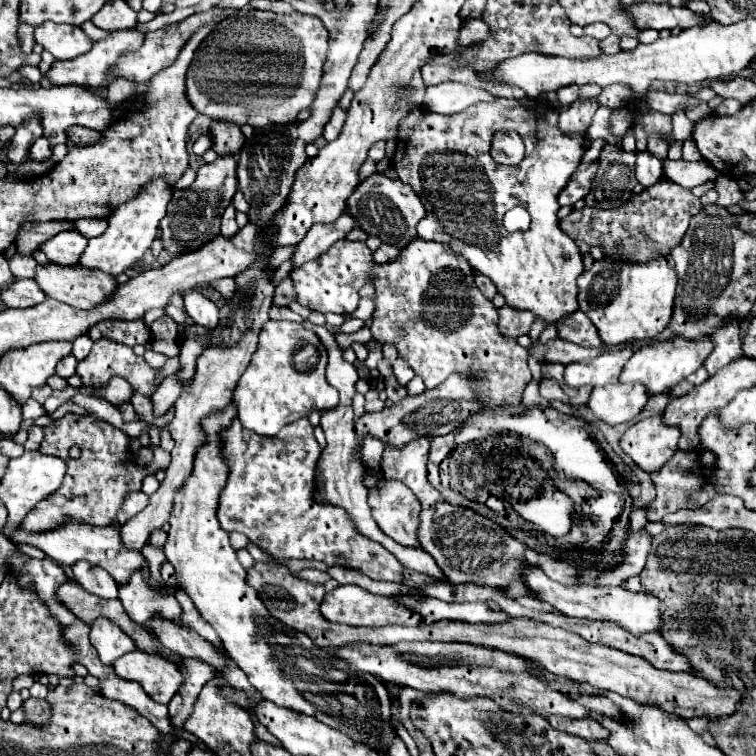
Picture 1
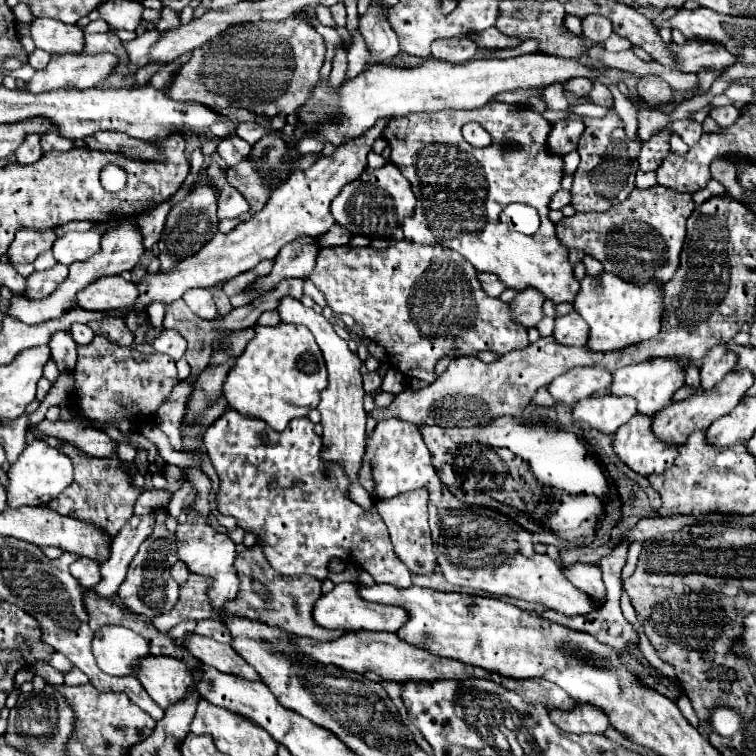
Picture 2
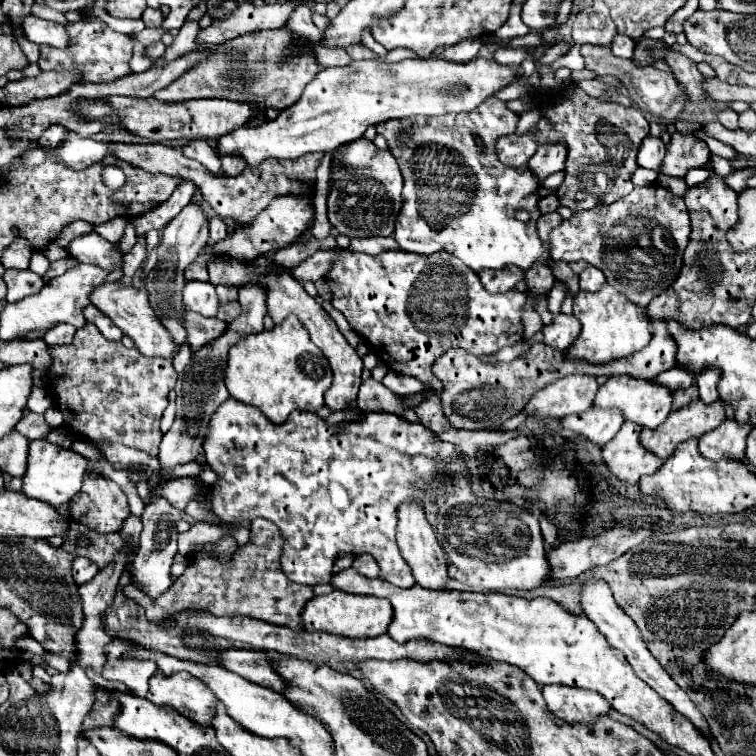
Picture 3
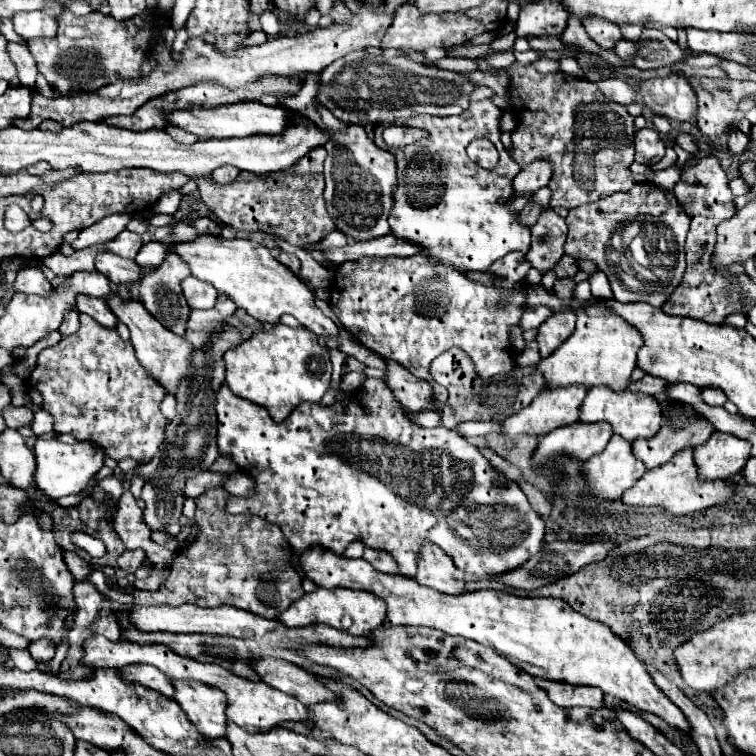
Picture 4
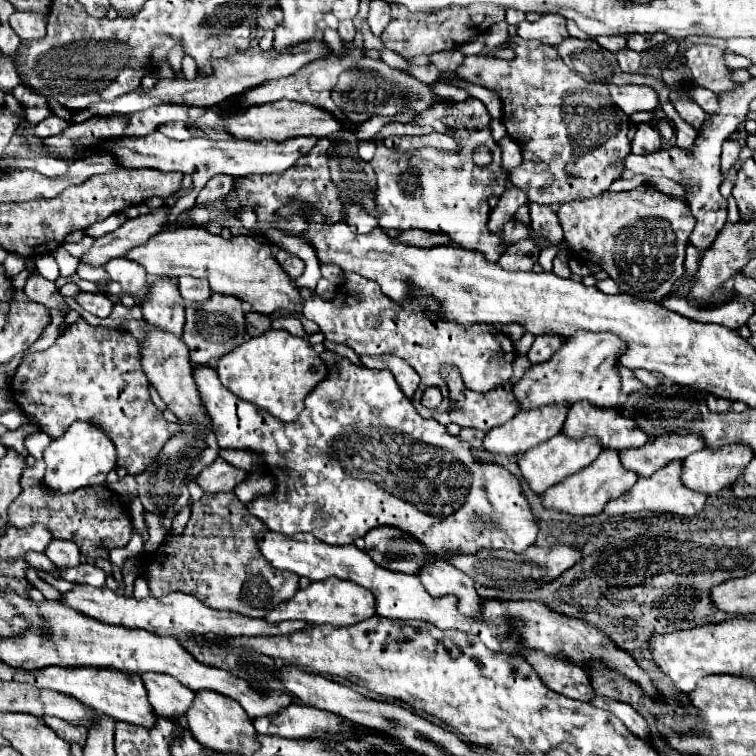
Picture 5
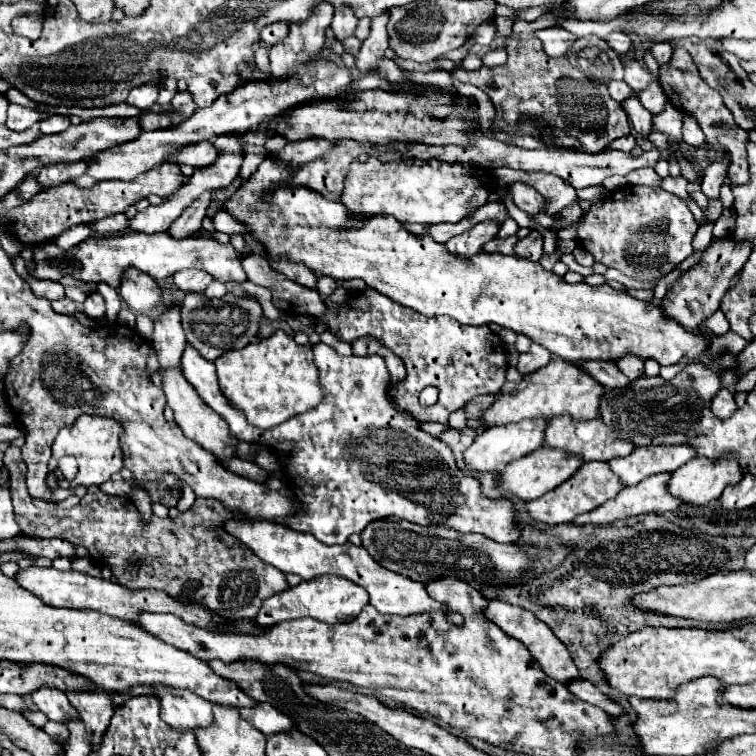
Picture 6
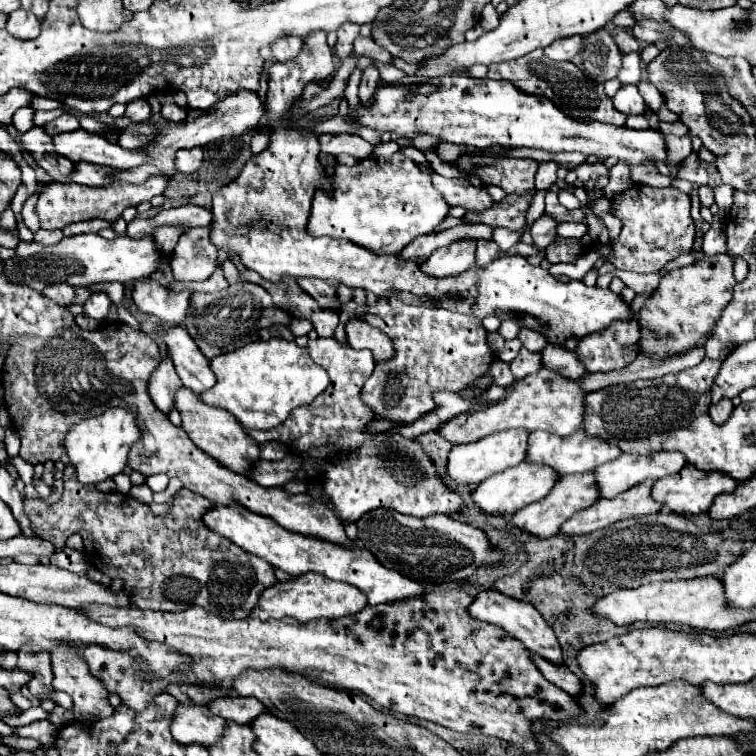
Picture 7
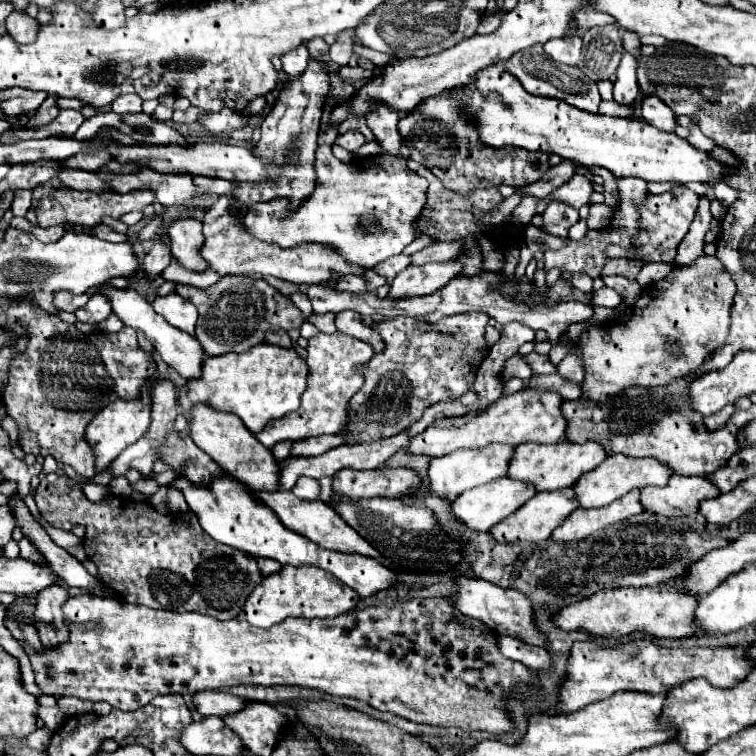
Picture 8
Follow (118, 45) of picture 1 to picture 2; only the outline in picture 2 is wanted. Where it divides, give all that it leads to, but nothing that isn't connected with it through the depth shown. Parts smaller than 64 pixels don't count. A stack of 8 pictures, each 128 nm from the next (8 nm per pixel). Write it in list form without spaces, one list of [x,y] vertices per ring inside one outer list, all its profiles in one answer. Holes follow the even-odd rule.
[[[68,54],[56,56],[50,64],[36,72],[28,82],[26,90],[30,92],[48,92],[58,88],[94,88],[104,78],[108,78],[118,66],[114,54]]]

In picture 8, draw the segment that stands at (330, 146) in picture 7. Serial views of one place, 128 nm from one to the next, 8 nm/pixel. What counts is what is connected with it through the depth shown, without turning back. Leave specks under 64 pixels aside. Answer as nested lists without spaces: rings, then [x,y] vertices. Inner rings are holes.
[[[350,130],[350,132],[344,132],[342,136],[338,136],[336,142],[338,142],[338,146],[342,146],[342,148],[348,150],[350,154],[354,154],[354,152],[358,152],[358,148],[366,142],[366,138],[364,138],[364,134]]]

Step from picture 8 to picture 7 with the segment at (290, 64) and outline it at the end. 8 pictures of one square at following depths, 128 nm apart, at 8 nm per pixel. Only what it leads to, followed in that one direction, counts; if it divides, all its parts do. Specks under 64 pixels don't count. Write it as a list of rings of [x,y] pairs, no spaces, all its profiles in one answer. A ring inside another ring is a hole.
[[[280,36],[272,46],[270,46],[272,54],[276,60],[290,60],[294,58],[300,50],[302,50],[302,38],[296,36]]]

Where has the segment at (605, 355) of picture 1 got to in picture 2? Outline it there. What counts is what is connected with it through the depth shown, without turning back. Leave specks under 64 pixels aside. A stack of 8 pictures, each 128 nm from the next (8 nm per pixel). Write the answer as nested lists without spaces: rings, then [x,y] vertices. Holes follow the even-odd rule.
[[[578,366],[576,370],[568,370],[552,380],[548,390],[556,400],[572,404],[590,398],[604,388],[610,388],[610,384],[612,374],[610,370],[604,370],[604,366]]]

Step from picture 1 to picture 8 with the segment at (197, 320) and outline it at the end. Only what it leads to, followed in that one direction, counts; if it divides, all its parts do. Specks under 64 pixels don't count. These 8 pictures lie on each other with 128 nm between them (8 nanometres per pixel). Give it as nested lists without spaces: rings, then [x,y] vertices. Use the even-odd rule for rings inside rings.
[[[178,218],[170,224],[168,238],[172,244],[172,256],[180,266],[192,272],[206,272],[208,264],[200,256],[200,246],[204,244],[202,222],[196,218]]]

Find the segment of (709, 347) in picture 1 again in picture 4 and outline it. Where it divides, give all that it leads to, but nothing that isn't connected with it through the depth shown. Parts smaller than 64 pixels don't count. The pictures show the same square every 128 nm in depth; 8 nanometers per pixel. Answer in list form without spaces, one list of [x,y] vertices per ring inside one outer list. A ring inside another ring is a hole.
[[[594,386],[592,390],[588,390],[586,400],[580,408],[580,420],[582,422],[608,420],[614,428],[614,434],[620,434],[622,438],[632,442],[638,438],[652,438],[660,430],[664,416],[662,416],[662,404],[652,394],[640,394],[640,392],[632,392],[628,388],[620,390],[620,394],[616,394],[616,390],[608,390],[608,386]]]

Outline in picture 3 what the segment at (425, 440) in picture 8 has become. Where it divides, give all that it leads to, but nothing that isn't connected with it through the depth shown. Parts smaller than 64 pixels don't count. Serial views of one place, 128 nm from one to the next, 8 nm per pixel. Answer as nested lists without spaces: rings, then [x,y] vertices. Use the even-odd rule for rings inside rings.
[[[604,284],[604,288],[600,288],[598,292],[580,290],[574,296],[574,316],[582,322],[582,332],[578,340],[566,350],[568,360],[586,360],[590,364],[606,364],[610,360],[630,356],[632,352],[644,348],[652,338],[646,310],[636,306],[634,302],[628,302],[624,294],[620,294],[618,290],[612,290],[612,286],[608,284]]]

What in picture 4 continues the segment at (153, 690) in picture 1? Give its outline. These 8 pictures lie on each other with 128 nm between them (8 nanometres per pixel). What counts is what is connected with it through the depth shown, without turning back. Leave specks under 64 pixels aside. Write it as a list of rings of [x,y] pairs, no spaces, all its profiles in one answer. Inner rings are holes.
[[[180,680],[170,682],[172,686],[176,686],[176,694],[172,698],[182,706],[188,720],[200,730],[200,734],[206,738],[224,736],[226,732],[224,692],[202,682],[180,682]]]

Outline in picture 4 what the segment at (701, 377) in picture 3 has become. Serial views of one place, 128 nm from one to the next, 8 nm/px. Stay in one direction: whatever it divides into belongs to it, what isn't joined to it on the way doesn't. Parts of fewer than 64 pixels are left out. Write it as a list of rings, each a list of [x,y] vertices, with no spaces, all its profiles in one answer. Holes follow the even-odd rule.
[[[702,390],[702,400],[708,406],[722,406],[726,402],[726,394],[722,390]]]

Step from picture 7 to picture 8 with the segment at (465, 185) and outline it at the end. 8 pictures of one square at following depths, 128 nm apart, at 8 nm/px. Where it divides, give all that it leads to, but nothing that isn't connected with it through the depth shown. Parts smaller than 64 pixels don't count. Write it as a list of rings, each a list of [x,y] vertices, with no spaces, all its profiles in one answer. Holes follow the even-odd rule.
[[[408,160],[408,168],[414,170],[416,174],[424,176],[428,182],[430,182],[430,188],[428,188],[428,204],[424,208],[424,216],[420,218],[418,222],[418,230],[422,234],[430,234],[436,242],[454,242],[454,240],[464,240],[464,246],[466,246],[466,252],[456,256],[456,260],[464,266],[462,268],[462,274],[468,274],[468,276],[474,276],[474,274],[480,274],[482,272],[482,256],[478,252],[478,246],[474,242],[474,236],[476,234],[482,234],[480,226],[476,224],[476,220],[490,212],[496,204],[502,202],[502,196],[498,192],[498,188],[484,188],[484,190],[472,190],[472,194],[456,194],[454,190],[448,190],[428,168],[424,168],[422,164],[414,162],[414,160]]]

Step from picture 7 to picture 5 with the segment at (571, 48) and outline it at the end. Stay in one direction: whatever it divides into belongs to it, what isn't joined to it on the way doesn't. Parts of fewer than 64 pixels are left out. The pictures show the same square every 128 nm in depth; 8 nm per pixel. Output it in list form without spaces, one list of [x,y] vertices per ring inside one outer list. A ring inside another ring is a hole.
[[[542,14],[540,20],[536,20],[536,22],[524,20],[516,28],[518,28],[520,38],[540,40],[540,42],[550,44],[550,46],[556,46],[568,38],[566,18],[560,18],[560,14]]]

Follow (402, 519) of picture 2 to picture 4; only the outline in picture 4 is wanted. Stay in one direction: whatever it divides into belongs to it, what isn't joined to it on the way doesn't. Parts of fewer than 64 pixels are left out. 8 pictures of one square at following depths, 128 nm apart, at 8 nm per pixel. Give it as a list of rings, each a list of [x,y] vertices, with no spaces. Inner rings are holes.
[[[424,542],[424,546],[418,550],[418,584],[444,594],[461,594],[465,590],[465,582],[458,575],[463,575],[462,571],[456,568],[444,550],[440,550],[436,544]]]

